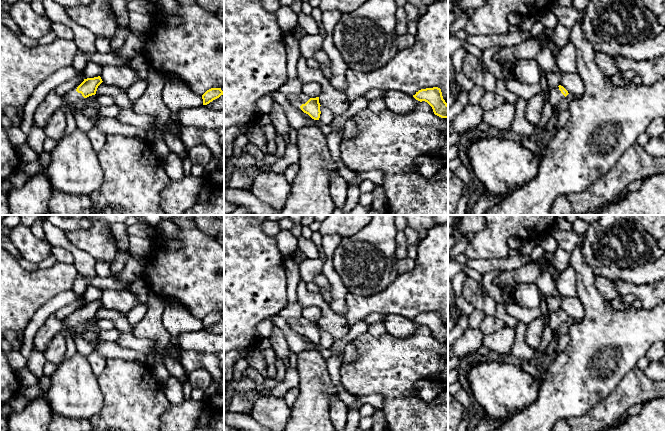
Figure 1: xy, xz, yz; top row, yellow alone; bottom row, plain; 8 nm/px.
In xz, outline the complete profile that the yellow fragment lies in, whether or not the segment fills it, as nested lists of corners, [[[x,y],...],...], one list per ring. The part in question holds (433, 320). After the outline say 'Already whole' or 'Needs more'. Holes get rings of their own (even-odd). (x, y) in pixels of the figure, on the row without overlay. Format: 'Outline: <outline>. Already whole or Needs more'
Outline: [[[440,312],[421,313],[413,321],[420,326],[427,326],[432,331],[435,339],[441,342],[448,342],[448,328],[443,323]]]. Already whole

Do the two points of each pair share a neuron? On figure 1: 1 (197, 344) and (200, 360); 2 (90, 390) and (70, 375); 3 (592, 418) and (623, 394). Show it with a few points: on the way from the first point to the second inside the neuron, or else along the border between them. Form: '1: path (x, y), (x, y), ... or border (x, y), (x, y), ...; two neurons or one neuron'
1: border (180, 348), (197, 352), (211, 352), (213, 354); two neurons
2: path (85, 385), (75, 376); one neuron
3: path (600, 417), (615, 402); one neuron

